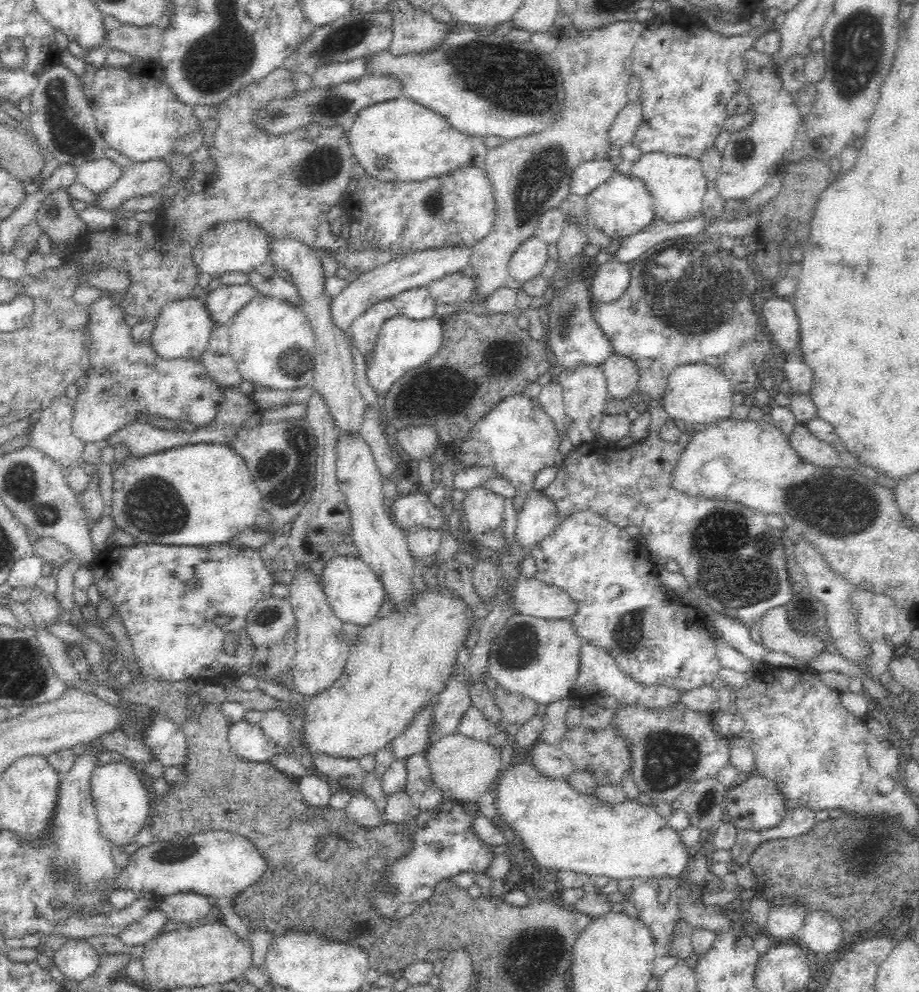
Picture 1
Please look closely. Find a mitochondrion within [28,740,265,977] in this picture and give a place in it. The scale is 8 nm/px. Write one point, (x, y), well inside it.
(172, 856)

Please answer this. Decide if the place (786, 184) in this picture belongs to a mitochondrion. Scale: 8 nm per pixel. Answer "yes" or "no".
no

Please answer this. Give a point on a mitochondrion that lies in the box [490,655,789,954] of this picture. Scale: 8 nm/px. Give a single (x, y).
(670, 756)

